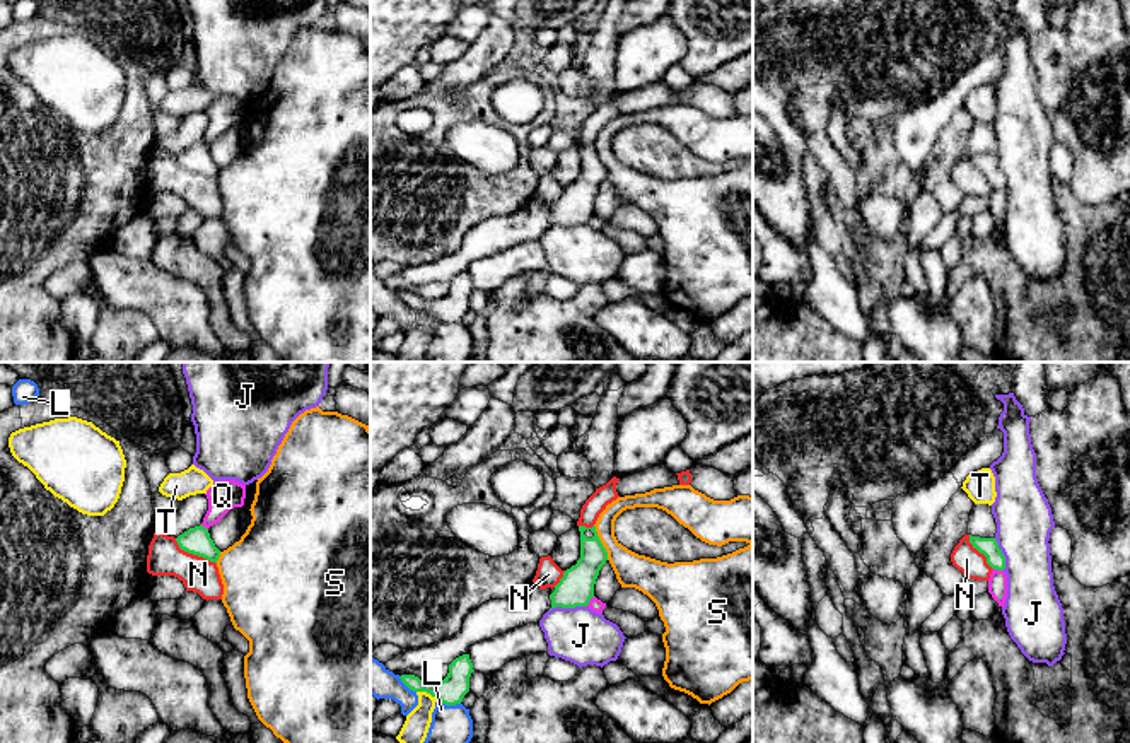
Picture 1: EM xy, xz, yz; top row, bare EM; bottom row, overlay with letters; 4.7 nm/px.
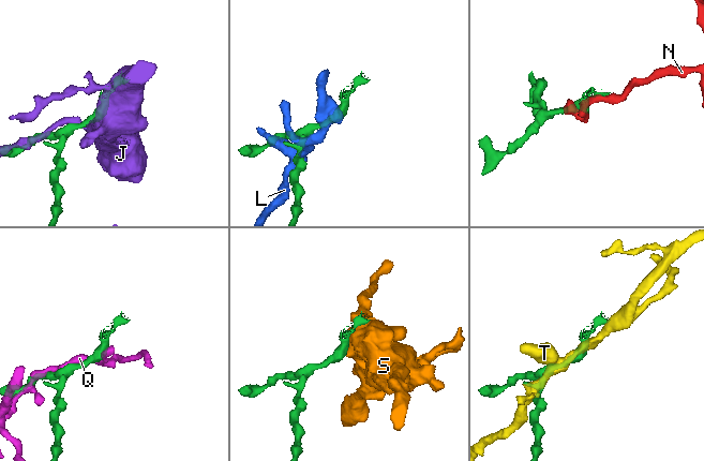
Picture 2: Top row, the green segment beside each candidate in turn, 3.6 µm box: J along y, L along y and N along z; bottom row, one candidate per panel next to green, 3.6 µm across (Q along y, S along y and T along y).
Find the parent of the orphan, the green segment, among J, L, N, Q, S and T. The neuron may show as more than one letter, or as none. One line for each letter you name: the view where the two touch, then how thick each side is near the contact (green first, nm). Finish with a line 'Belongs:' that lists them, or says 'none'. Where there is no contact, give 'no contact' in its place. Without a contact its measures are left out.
Belongs: none

